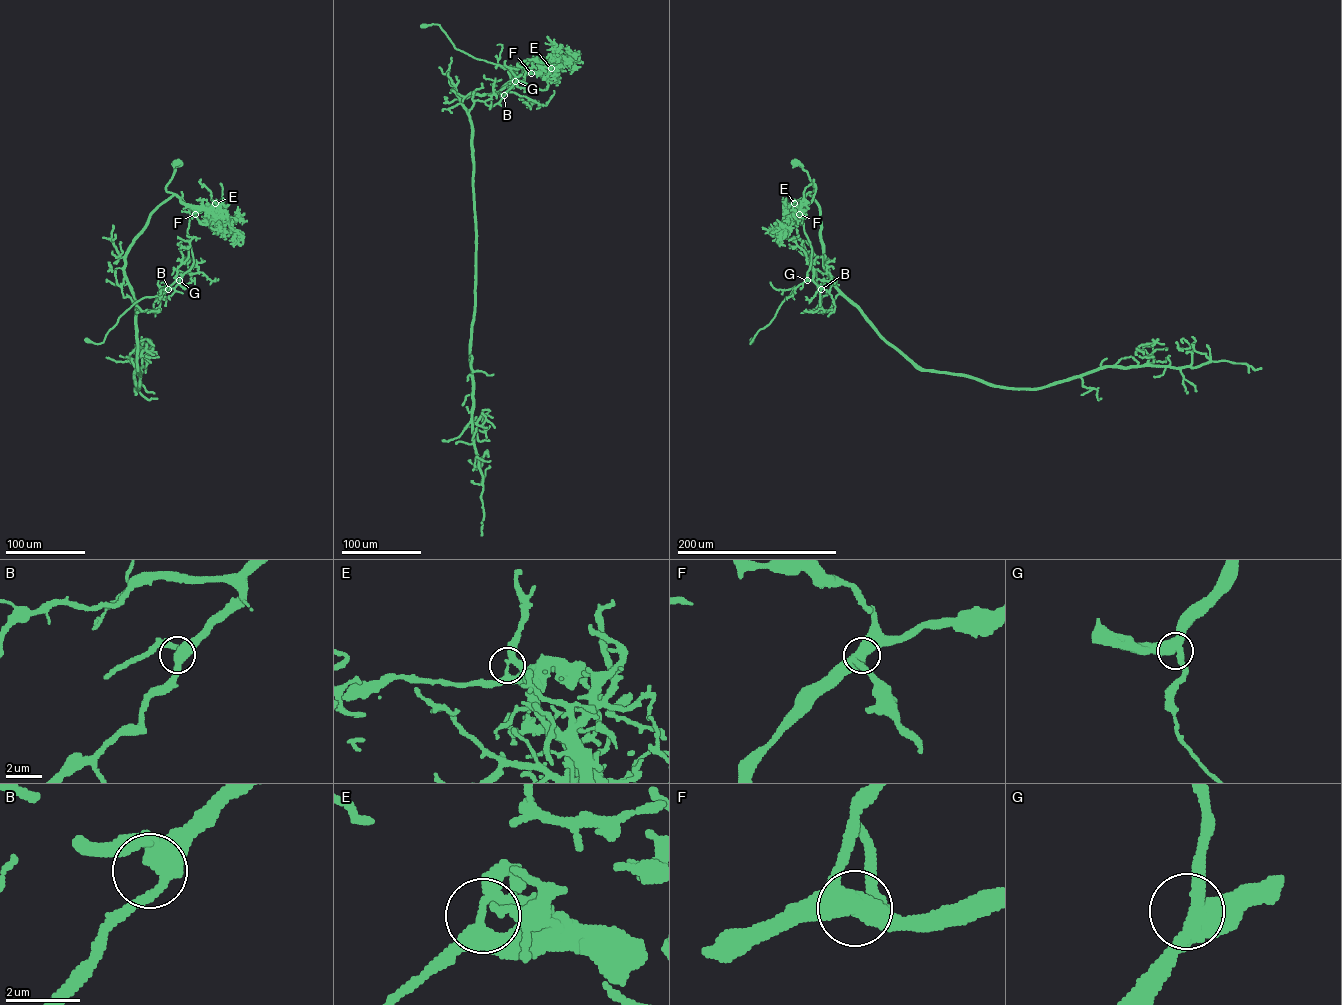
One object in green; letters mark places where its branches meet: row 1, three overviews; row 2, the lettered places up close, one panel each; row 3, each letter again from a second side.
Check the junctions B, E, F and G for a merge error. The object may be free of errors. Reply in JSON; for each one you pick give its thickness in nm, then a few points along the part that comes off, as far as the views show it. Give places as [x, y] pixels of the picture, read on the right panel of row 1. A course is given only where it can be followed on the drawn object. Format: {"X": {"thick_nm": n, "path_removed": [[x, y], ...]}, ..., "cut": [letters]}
{"E": {"thick_nm": 240, "path_removed": [[794, 203], [804, 208], [799, 215], [812, 249], [807, 280], [786, 297], [773, 319], [750, 344], [752, 339]]}, "cut": ["E"]}

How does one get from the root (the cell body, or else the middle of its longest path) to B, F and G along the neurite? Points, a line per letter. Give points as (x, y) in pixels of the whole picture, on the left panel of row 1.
B: (208, 210), (212, 215), (211, 223), (201, 224), (194, 214), (190, 218), (187, 233), (193, 264), (168, 289)
F: (208, 210), (212, 217), (212, 222), (207, 224), (201, 224), (195, 214)
G: (208, 210), (212, 215), (211, 223), (201, 224), (194, 214), (190, 219), (187, 233), (193, 263), (179, 280)

